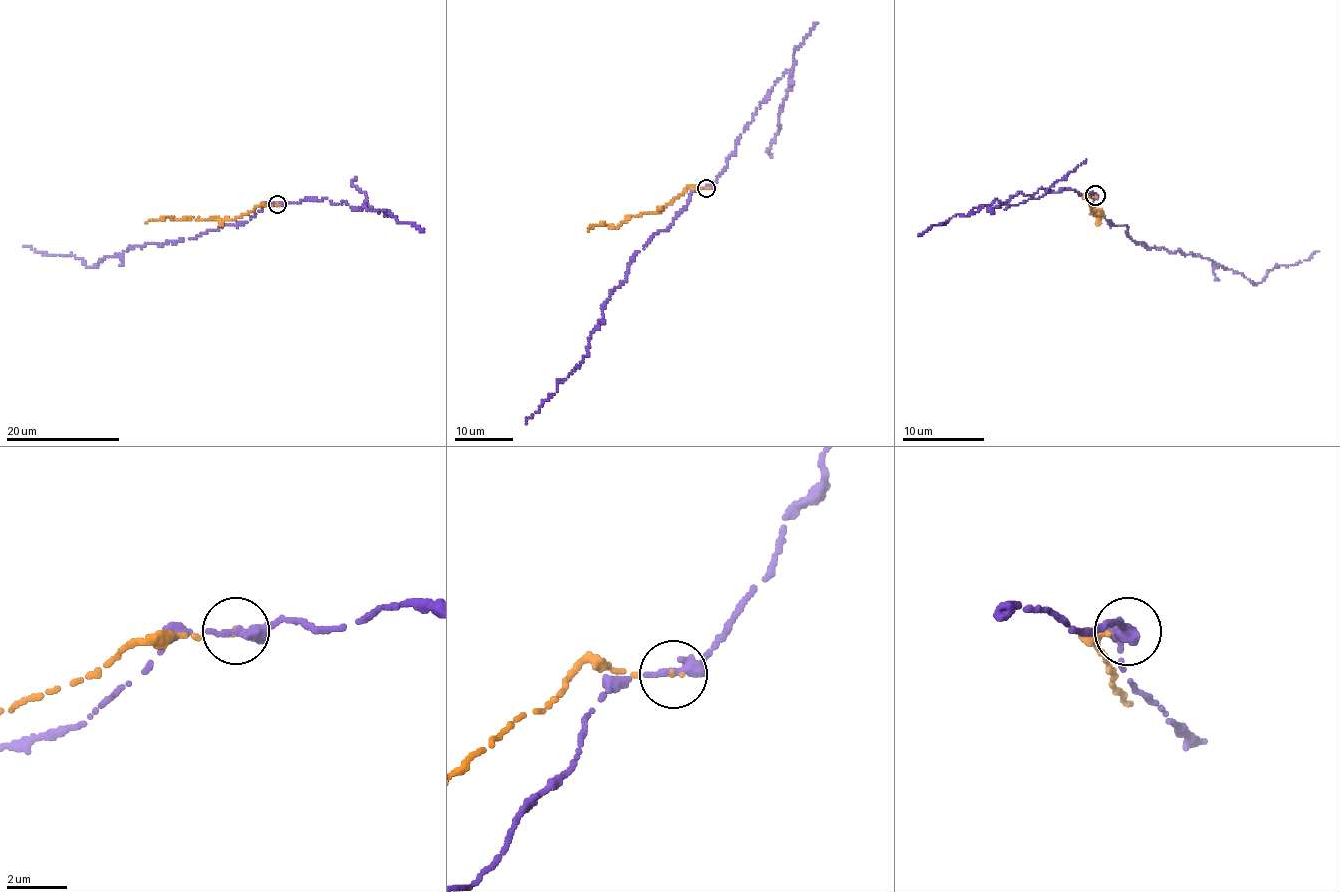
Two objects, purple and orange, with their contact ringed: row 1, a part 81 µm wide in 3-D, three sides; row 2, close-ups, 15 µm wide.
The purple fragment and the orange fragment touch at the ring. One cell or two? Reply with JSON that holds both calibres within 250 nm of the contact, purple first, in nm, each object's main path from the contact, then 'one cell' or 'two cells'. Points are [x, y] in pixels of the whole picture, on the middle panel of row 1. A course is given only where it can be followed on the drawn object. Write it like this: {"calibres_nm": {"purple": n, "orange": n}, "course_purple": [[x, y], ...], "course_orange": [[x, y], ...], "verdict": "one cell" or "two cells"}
{"calibres_nm": {"purple": 440, "orange": 130}, "course_purple": [[706, 189], [697, 189], [667, 230], [639, 251], [627, 279], [605, 303], [584, 358], [525, 423]], "course_orange": [[706, 189], [689, 186], [683, 194], [655, 212], [629, 216], [617, 225], [595, 224], [587, 230]], "verdict": "two cells"}

